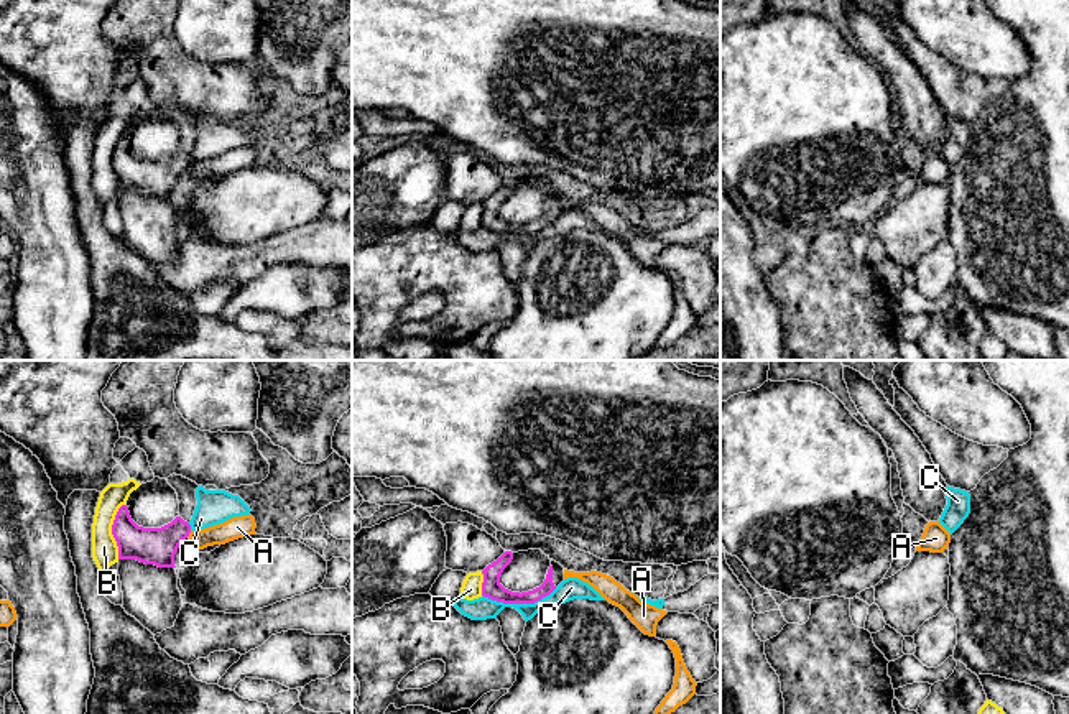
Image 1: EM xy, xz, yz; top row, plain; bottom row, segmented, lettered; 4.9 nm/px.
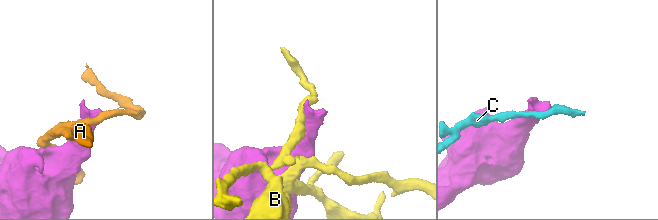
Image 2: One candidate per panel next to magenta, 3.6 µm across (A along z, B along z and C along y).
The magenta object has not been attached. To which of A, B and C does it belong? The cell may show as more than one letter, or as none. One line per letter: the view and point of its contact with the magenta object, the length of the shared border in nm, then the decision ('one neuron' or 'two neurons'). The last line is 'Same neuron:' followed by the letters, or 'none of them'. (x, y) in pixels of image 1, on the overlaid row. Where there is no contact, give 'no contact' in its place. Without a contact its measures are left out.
A: xy (189, 532) | 40 nm | two neurons
B: xy (112, 530) | 280 nm | two neurons
C: xz (518, 602) | 380 nm | two neurons
Same neuron: none of them

